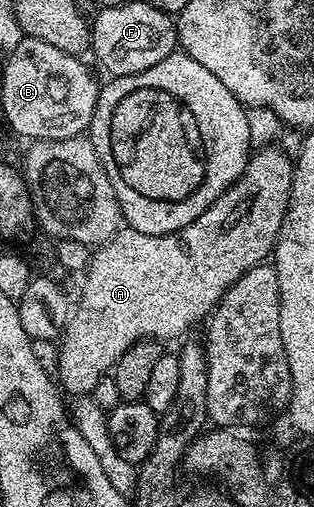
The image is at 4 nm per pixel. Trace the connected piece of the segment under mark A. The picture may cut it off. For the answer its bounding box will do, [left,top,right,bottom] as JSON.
[57,145,293,397]

